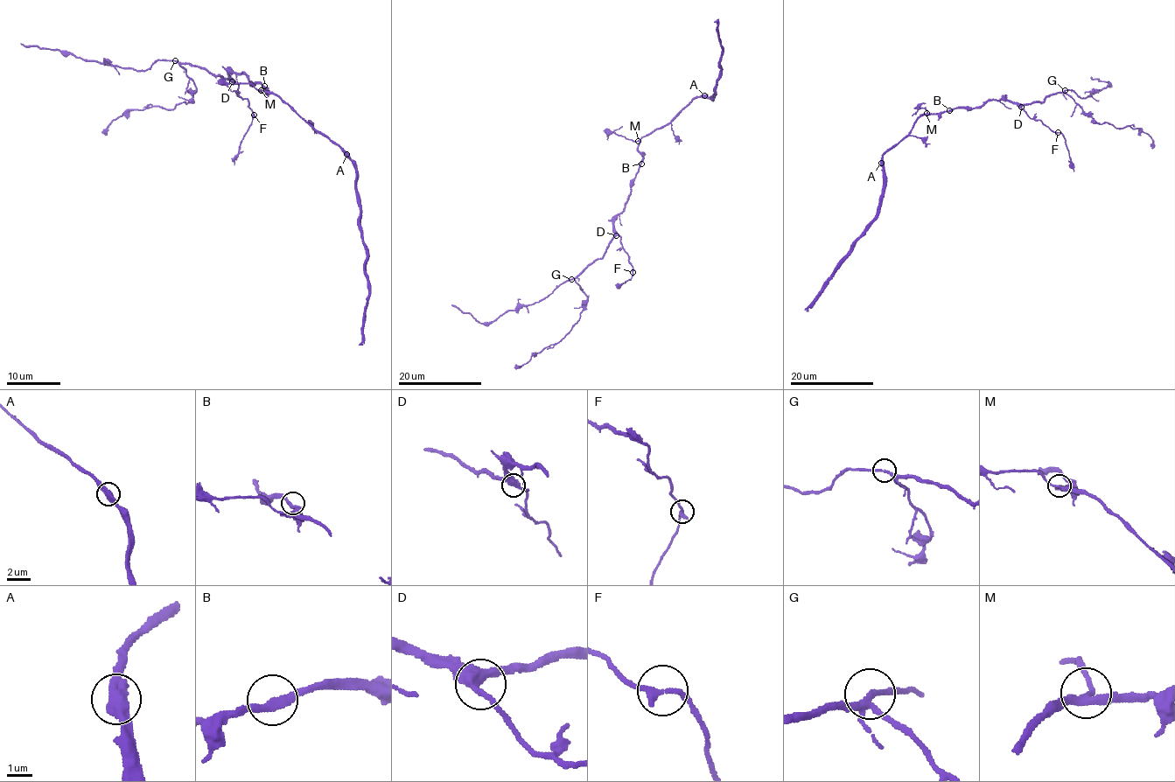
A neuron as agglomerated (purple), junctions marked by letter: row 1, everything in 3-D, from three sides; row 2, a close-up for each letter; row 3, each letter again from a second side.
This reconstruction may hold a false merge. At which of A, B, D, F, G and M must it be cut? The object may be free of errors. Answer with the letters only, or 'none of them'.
A

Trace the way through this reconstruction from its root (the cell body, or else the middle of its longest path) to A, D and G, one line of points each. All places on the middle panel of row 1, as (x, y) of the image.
A: (640, 163), (642, 154), (638, 150), (639, 141), (666, 126), (695, 99), (705, 95)
D: (640, 163), (625, 209), (614, 222), (616, 235)
G: (640, 163), (625, 209), (614, 222), (612, 240), (604, 254), (571, 278)

